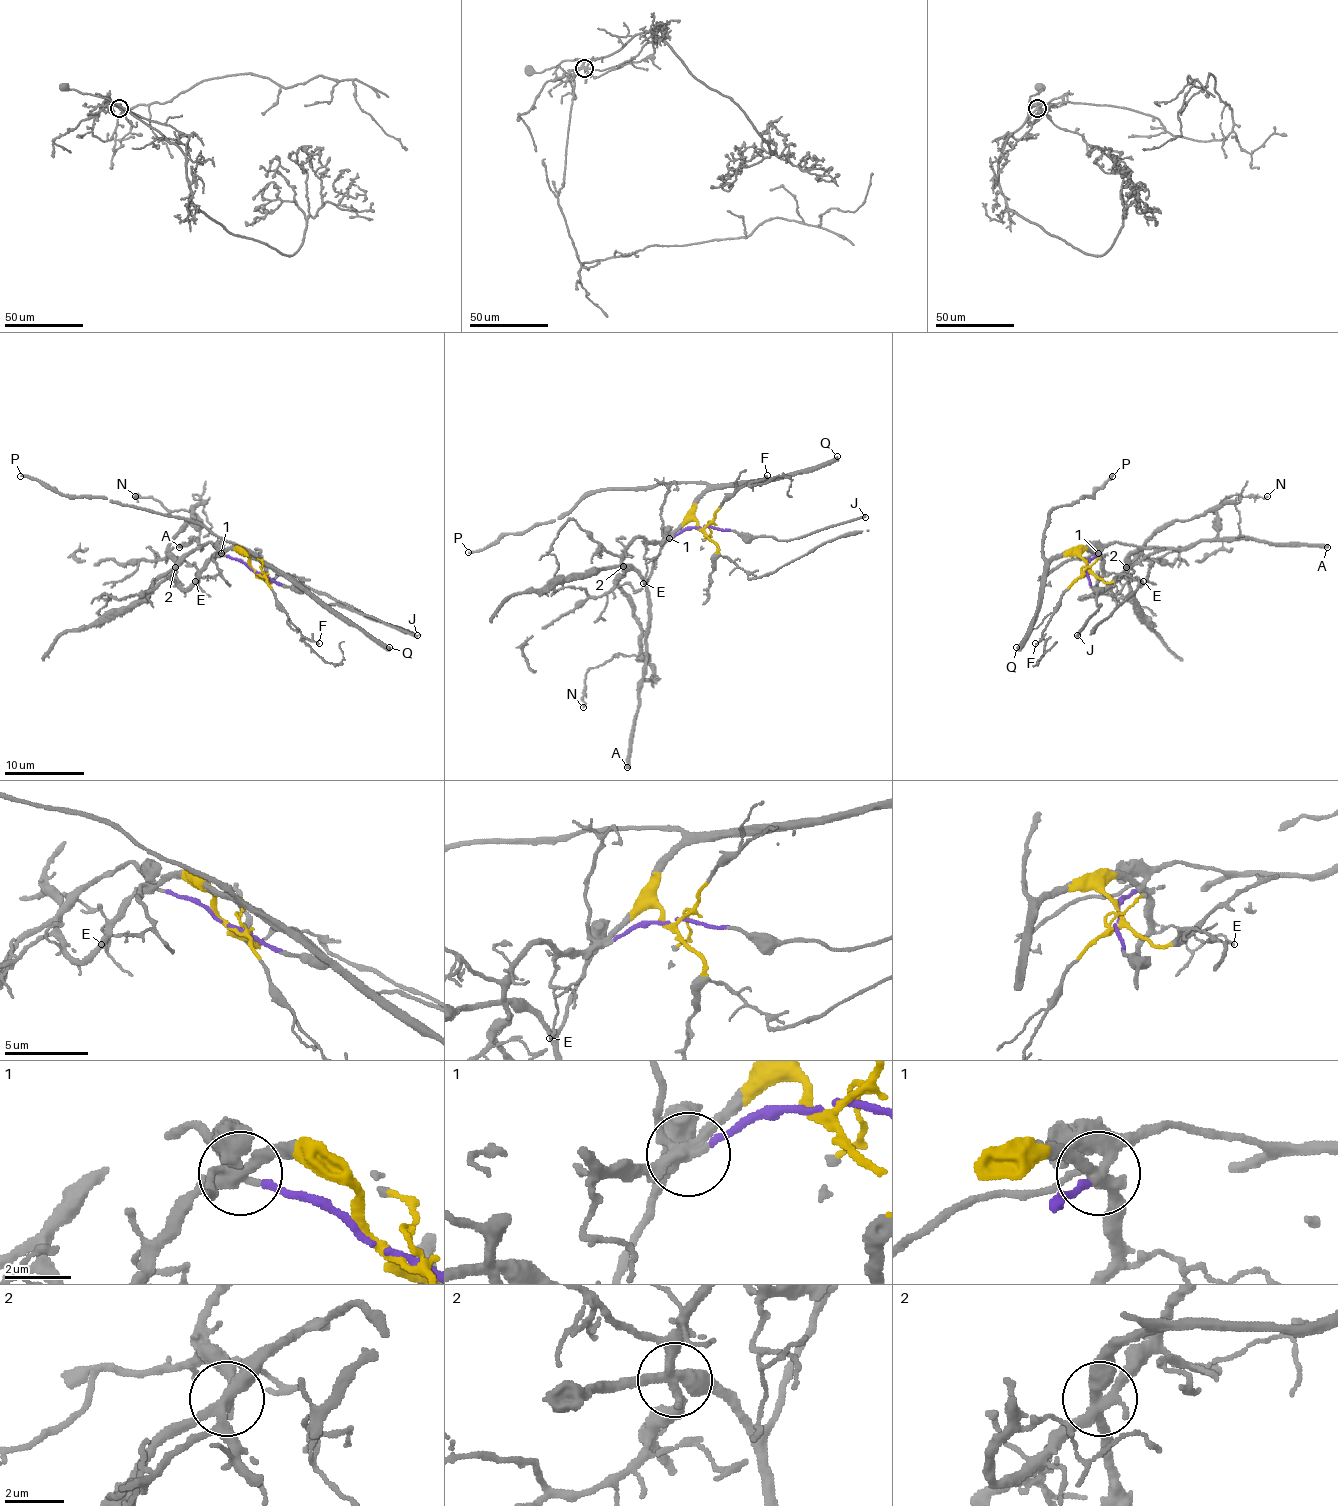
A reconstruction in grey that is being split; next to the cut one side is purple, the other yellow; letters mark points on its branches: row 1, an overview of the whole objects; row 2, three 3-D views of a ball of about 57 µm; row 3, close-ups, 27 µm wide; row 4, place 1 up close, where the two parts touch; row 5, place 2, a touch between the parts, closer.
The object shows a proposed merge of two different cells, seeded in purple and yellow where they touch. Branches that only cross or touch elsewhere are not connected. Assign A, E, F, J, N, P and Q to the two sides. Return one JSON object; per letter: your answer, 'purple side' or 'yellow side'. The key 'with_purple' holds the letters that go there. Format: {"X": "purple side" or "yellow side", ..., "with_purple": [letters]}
{"A": "purple side", "E": "yellow side", "F": "yellow side", "J": "purple side", "N": "yellow side", "P": "yellow side", "Q": "yellow side", "with_purple": ["A", "J"]}

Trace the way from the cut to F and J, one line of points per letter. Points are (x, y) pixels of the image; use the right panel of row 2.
F: (1088, 570), (1060, 600), (1060, 606), (1036, 644)
J: (1086, 570), (1094, 588), (1096, 604), (1100, 606), (1076, 636)

